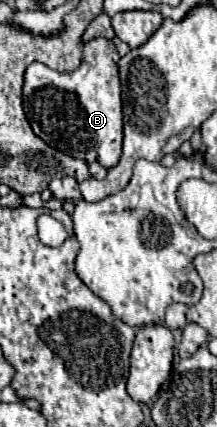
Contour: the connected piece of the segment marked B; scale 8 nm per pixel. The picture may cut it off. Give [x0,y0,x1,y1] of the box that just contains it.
[24,38,122,168]

